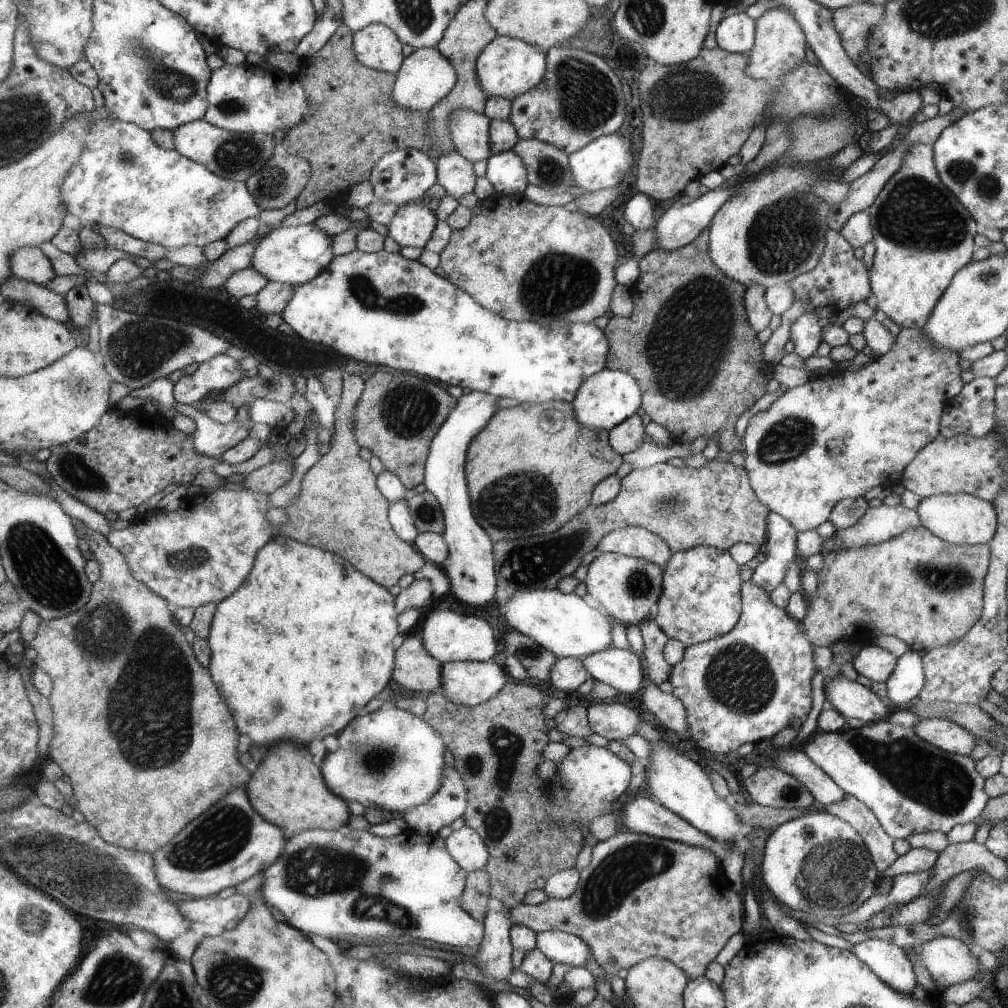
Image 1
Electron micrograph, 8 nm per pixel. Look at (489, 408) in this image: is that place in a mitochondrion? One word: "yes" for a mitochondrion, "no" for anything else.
no

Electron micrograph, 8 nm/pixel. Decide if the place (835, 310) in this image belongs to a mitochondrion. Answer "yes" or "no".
no

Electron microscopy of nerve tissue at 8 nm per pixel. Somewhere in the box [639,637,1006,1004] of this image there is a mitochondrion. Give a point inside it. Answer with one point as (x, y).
(942, 785)

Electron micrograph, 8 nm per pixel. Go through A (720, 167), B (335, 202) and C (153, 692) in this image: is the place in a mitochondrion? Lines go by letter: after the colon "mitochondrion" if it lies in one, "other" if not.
A: other
B: other
C: mitochondrion

